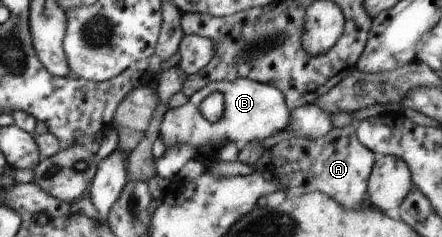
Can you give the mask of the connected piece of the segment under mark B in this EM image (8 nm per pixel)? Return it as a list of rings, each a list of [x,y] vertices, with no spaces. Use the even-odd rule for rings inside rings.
[[[246,78],[219,81],[209,83],[199,92],[192,94],[183,106],[168,109],[162,118],[158,137],[163,140],[165,148],[179,145],[200,148],[206,148],[208,145],[218,147],[222,142],[232,142],[240,150],[250,142],[264,140],[284,130],[290,121],[289,114],[286,96],[278,87]],[[216,92],[222,94],[223,112],[217,122],[210,123],[201,116],[198,106],[206,96]]]

